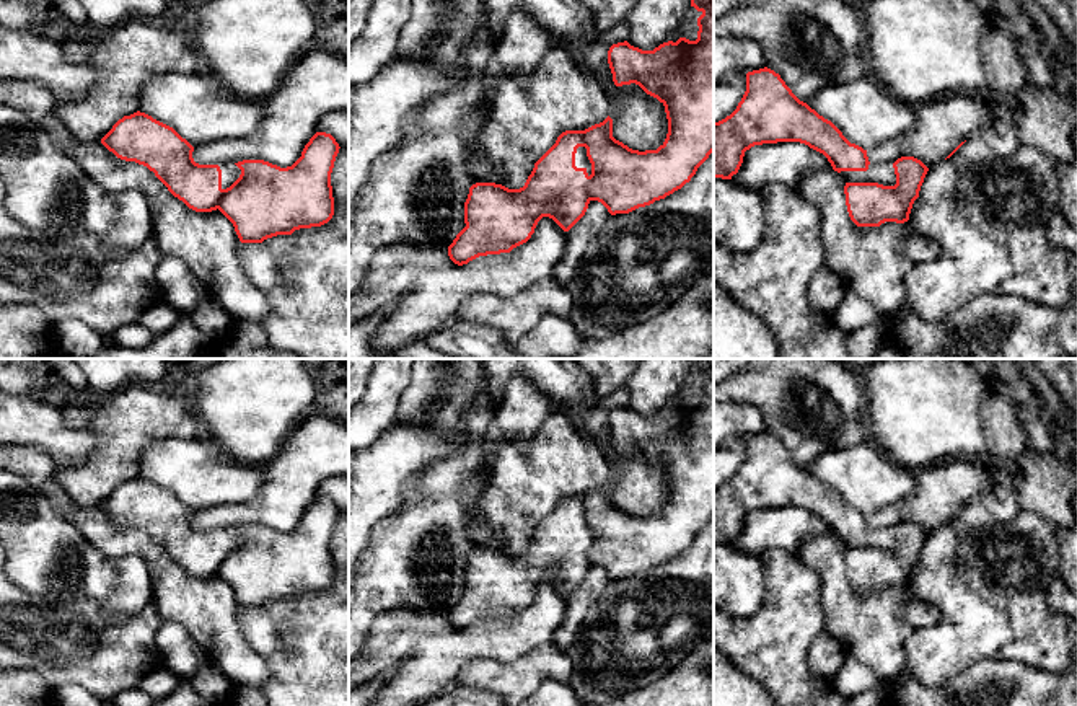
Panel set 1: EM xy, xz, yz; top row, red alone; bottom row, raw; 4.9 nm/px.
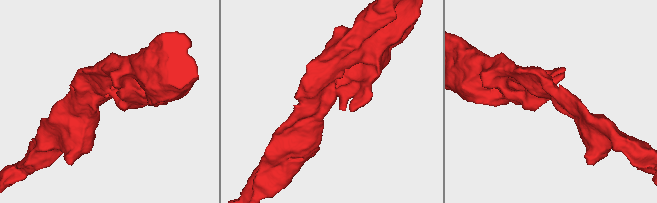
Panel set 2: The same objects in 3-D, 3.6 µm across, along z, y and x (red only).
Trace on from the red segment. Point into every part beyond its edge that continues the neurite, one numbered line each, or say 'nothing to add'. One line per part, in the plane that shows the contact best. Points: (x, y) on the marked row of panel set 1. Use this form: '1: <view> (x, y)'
1: xz (688, 28)
2: xz (582, 160)

